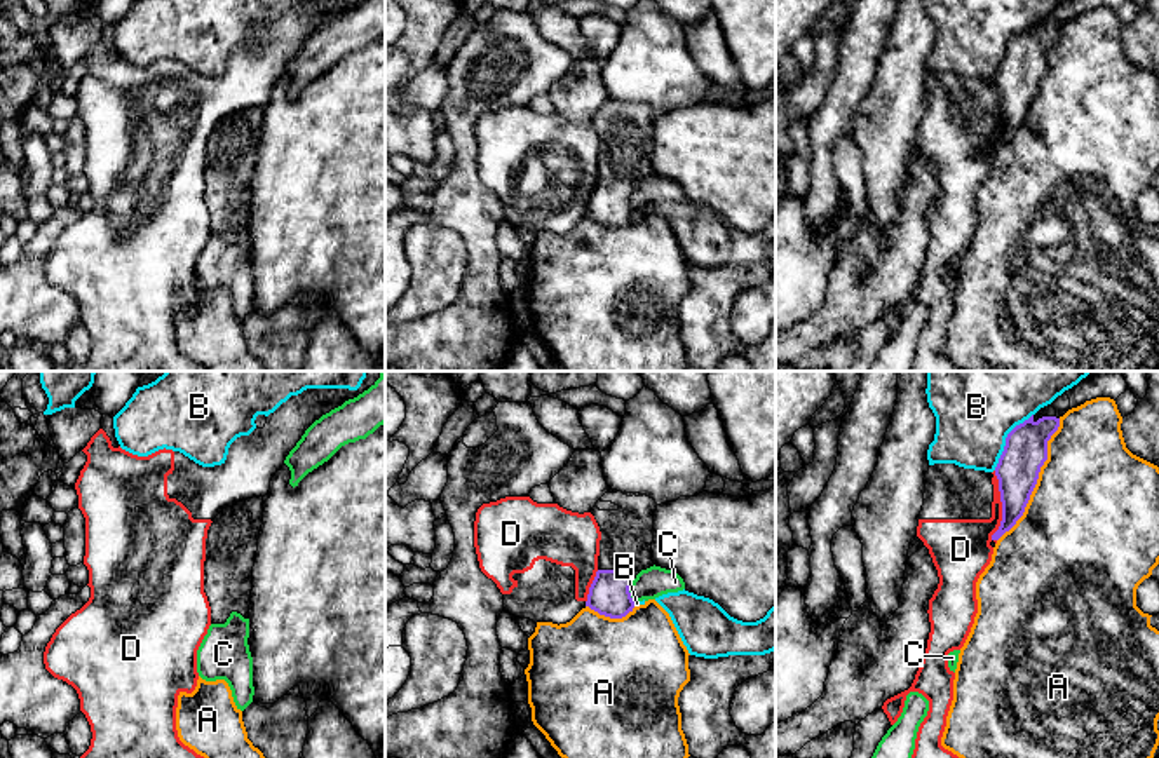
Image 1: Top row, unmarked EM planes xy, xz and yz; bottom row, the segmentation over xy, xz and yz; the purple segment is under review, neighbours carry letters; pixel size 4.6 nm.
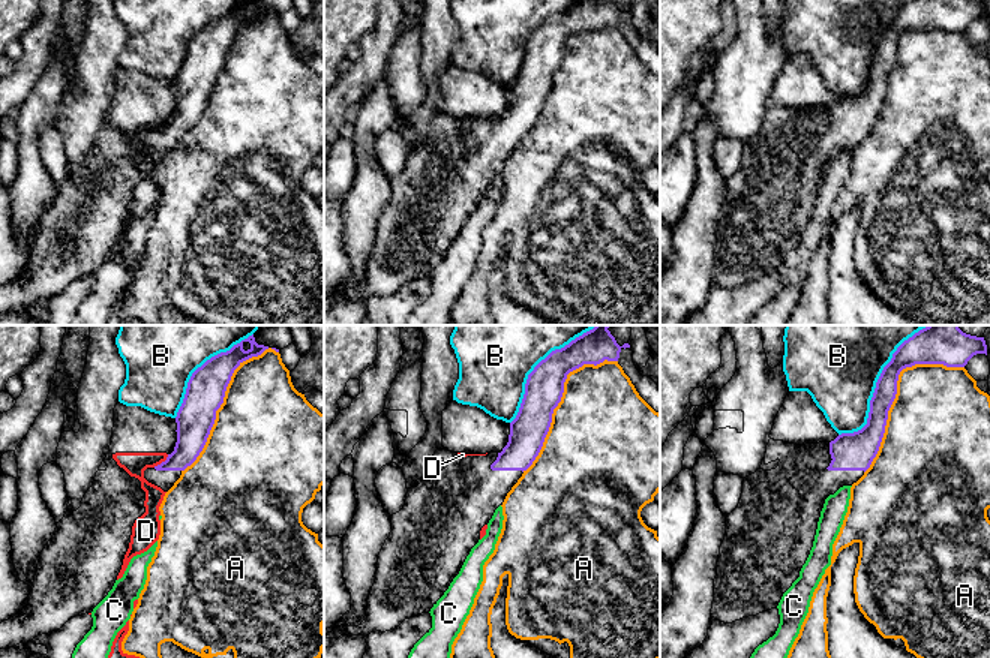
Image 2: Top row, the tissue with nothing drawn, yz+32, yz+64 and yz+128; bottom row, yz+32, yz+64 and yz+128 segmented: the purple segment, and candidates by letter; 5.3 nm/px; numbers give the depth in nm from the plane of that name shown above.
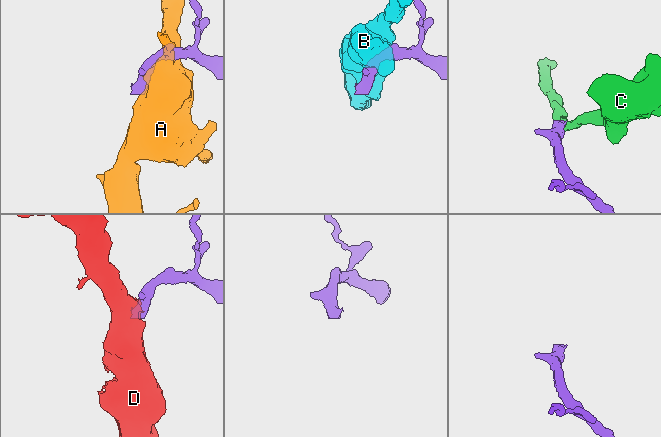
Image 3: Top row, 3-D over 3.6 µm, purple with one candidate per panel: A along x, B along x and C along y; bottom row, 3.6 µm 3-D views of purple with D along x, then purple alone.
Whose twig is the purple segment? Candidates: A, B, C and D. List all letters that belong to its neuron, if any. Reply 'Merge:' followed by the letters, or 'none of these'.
Merge: none of these

